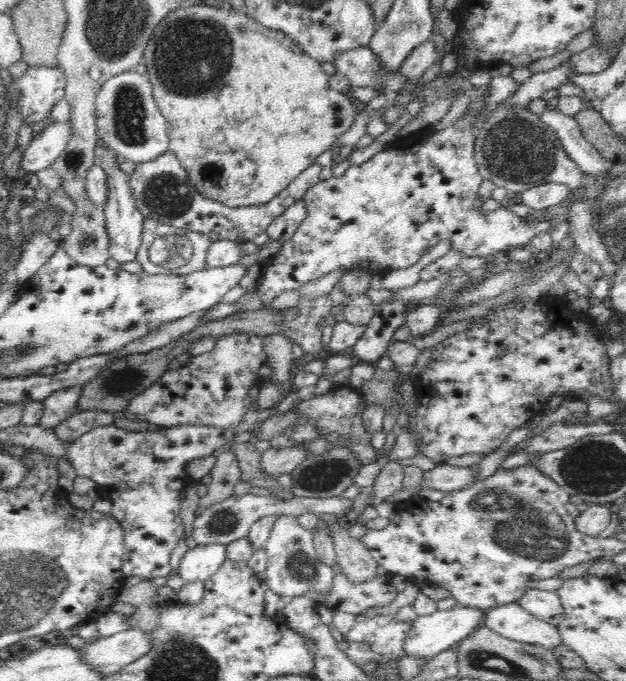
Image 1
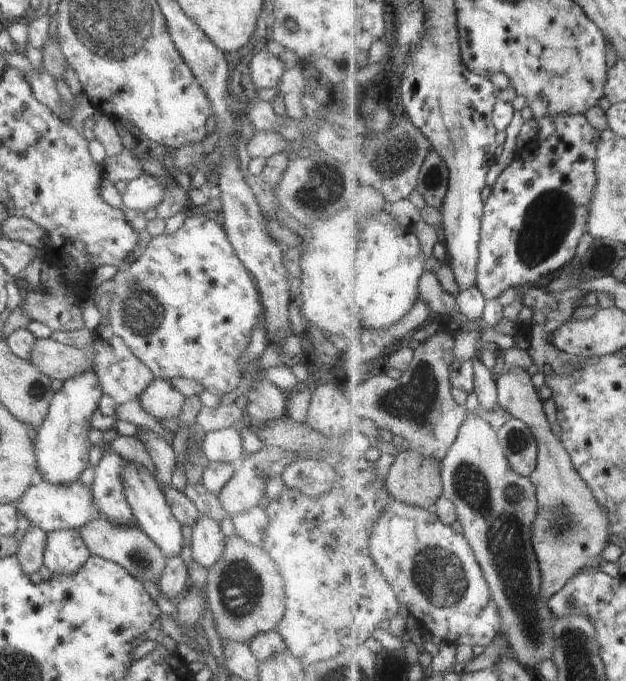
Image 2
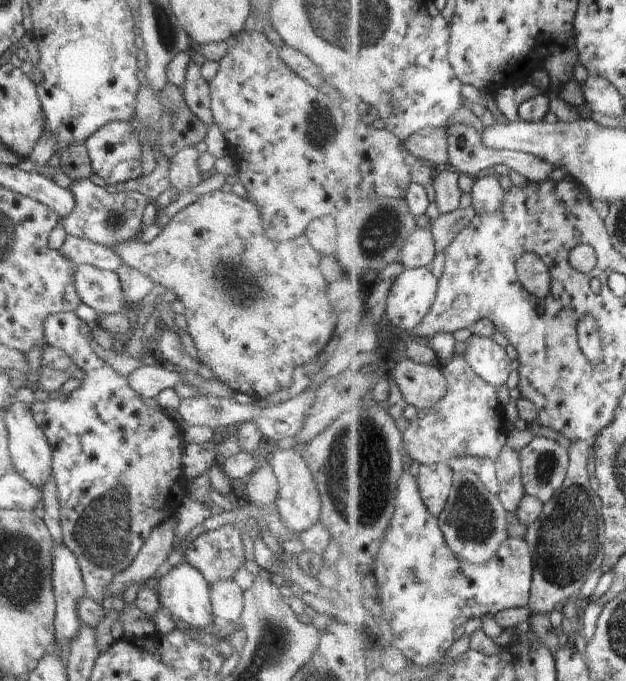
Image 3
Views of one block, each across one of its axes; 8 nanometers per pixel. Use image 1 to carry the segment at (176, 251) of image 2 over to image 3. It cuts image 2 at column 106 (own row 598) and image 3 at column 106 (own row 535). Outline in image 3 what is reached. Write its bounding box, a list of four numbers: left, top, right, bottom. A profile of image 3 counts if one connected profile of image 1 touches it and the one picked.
[74,263,130,314]

